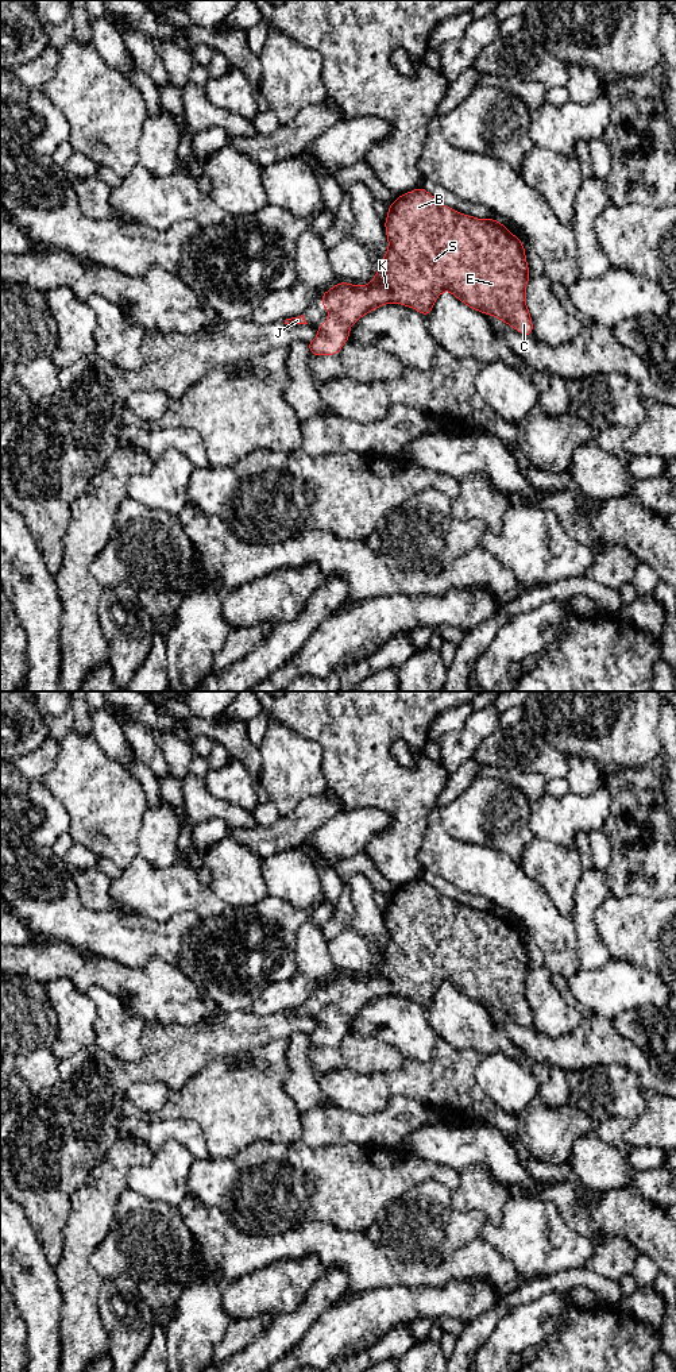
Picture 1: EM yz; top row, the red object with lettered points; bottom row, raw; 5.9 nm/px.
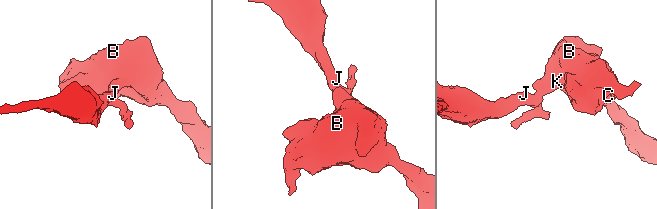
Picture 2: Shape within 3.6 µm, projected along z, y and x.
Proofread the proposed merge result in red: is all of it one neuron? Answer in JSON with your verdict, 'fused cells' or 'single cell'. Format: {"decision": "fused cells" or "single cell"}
{"decision": "single cell"}

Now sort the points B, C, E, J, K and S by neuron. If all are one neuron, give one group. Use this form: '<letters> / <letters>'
B C E J K S

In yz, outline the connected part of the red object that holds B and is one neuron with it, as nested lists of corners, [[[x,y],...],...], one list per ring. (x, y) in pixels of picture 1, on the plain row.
[[[421,878],[398,887],[389,897],[385,920],[389,940],[374,971],[363,978],[337,974],[321,986],[321,995],[331,1006],[317,1017],[317,1029],[308,1033],[312,1047],[336,1047],[349,1032],[349,1018],[385,995],[406,997],[426,1009],[444,982],[470,999],[502,1011],[519,1025],[533,1026],[532,1007],[526,998],[530,966],[525,937],[506,917],[492,909],[476,910],[460,905],[440,895]]]

